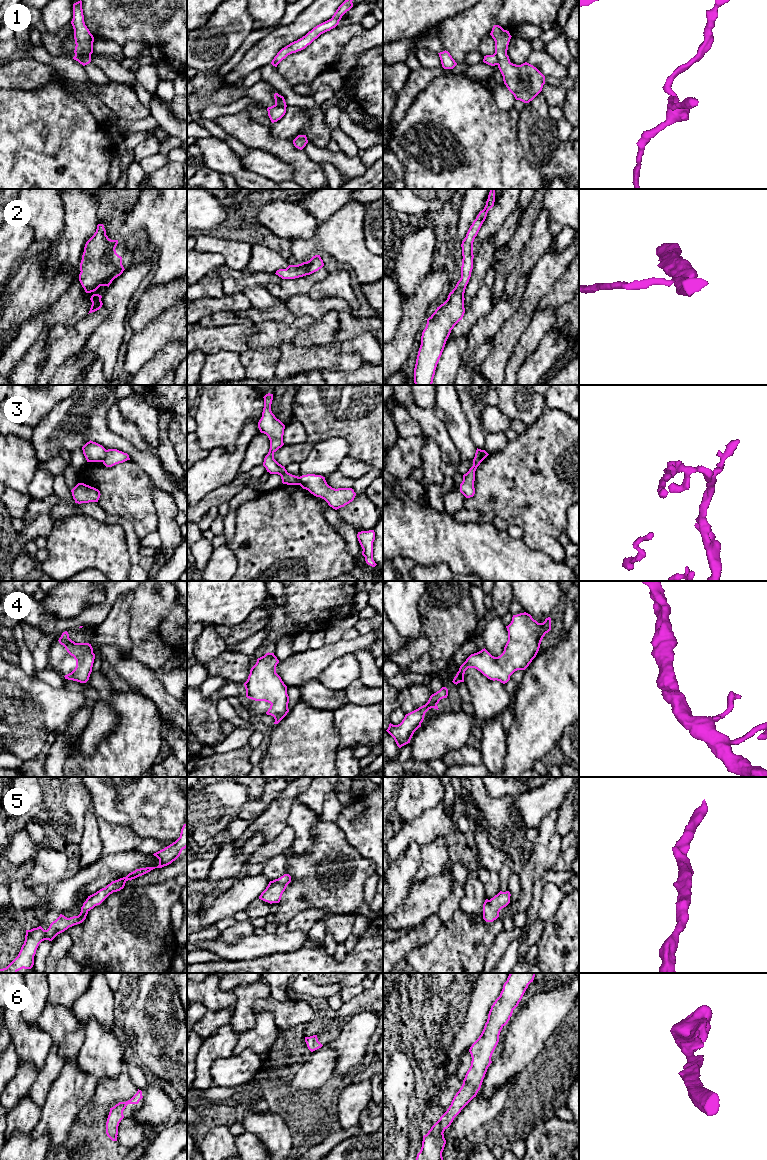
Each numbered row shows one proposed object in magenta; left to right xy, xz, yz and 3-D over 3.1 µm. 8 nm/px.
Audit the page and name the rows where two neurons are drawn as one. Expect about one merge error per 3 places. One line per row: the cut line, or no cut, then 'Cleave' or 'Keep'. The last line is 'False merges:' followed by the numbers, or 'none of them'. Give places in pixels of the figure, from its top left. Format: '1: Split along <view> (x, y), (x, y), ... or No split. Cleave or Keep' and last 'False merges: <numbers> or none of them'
1: Split along xy (90, 55), (84, 55), (78, 61). Cleave
2: No split. Keep
3: Split along xy (107, 450), (101, 461). Cleave
4: No split. Keep
5: No split. Keep
6: No split. Keep
False merges: 1, 3

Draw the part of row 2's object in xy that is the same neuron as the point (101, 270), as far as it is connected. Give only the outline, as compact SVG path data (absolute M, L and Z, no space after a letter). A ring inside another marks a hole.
M98 224L94 235L86 242L80 263L79 281L86 293L96 291L100 286L108 286L125 270L122 257L116 253L118 240L111 240L106 235L103 224Z

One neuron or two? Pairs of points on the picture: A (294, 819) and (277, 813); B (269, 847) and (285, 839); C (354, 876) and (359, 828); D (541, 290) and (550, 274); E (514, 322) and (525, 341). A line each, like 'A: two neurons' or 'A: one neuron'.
A: two neurons
B: one neuron
C: two neurons
D: one neuron
E: two neurons

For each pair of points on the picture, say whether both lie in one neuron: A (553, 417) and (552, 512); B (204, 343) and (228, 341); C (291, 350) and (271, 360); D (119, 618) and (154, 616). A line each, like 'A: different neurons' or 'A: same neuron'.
A: same neuron
B: same neuron
C: different neurons
D: different neurons

